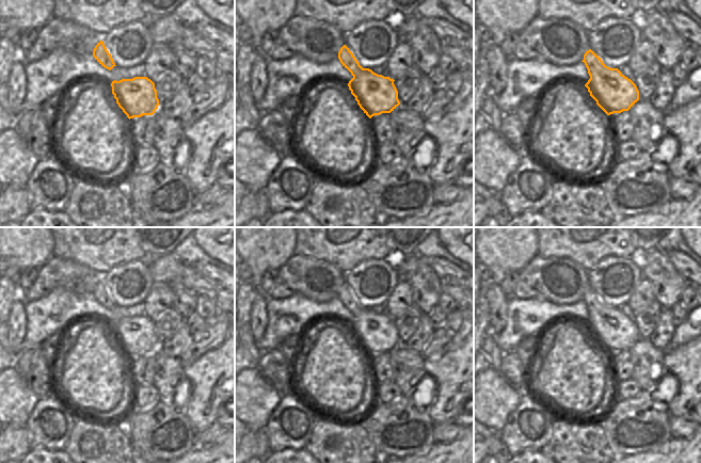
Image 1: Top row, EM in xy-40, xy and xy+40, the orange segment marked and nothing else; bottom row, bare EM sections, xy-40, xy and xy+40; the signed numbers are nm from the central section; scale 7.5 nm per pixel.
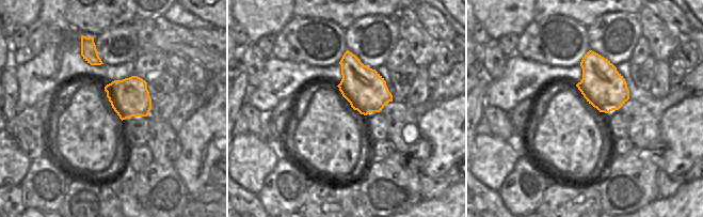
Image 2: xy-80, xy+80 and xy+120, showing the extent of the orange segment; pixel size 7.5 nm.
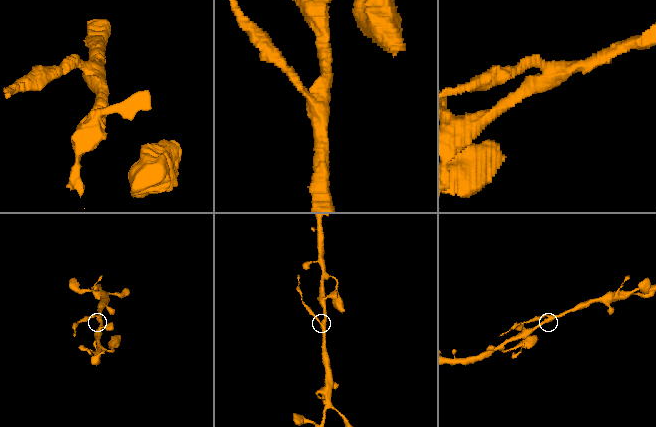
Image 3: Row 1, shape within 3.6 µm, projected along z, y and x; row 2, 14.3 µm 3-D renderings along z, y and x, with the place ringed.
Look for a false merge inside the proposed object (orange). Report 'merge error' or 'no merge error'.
merge error

